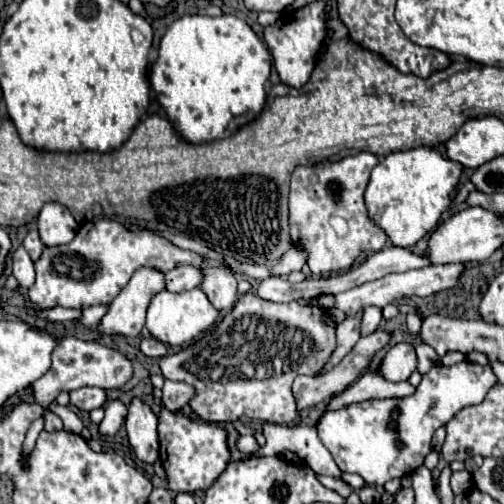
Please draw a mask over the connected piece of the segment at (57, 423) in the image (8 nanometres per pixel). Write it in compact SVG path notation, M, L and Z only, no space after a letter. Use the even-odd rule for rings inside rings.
M44 411L44 429L46 431L60 431L62 429L60 417L54 415L52 411Z

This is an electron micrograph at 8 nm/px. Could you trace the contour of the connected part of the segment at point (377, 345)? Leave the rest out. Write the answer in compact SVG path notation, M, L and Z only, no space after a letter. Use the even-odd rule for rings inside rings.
M378 329L378 331L374 331L374 333L370 333L370 335L366 335L366 337L362 337L354 347L352 347L352 351L336 365L336 367L332 367L328 373L324 373L324 375L316 375L316 377L306 377L306 375L298 375L296 377L296 381L294 381L294 385L292 385L292 393L296 395L296 403L298 403L298 409L306 409L306 407L314 407L314 405L318 405L318 403L322 403L324 399L328 399L330 395L334 395L334 393L340 393L340 391L344 391L344 389L348 389L372 363L374 363L374 359L376 359L376 355L384 349L384 347L388 347L388 343L390 343L390 339L392 339L392 333L390 331L384 331L384 329Z

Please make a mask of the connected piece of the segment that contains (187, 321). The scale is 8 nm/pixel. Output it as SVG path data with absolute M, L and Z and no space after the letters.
M190 289L182 293L170 293L170 291L160 291L152 297L150 307L148 307L148 317L146 317L146 327L150 335L166 345L184 345L208 331L216 323L218 311L212 307L208 297L204 295L202 289Z

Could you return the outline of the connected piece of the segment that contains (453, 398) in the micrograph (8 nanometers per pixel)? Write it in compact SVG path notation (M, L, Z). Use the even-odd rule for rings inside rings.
M462 361L456 365L434 365L416 387L416 395L408 399L370 399L364 403L348 405L340 411L326 411L318 423L318 435L324 447L332 453L340 471L358 473L364 477L368 485L384 485L392 477L406 477L414 473L432 451L430 441L438 427L446 425L460 409L478 405L484 401L490 387L498 385L498 377L494 375L490 365L478 365L470 361ZM398 407L402 415L400 437L406 443L404 449L396 449L396 433L388 429L388 419L392 409Z

